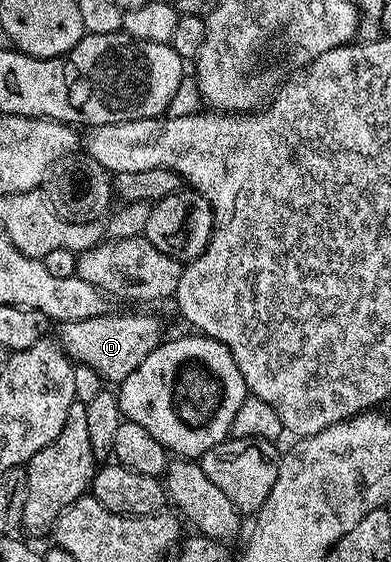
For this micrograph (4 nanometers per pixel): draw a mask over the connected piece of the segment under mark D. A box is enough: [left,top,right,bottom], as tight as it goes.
[56,312,164,382]

